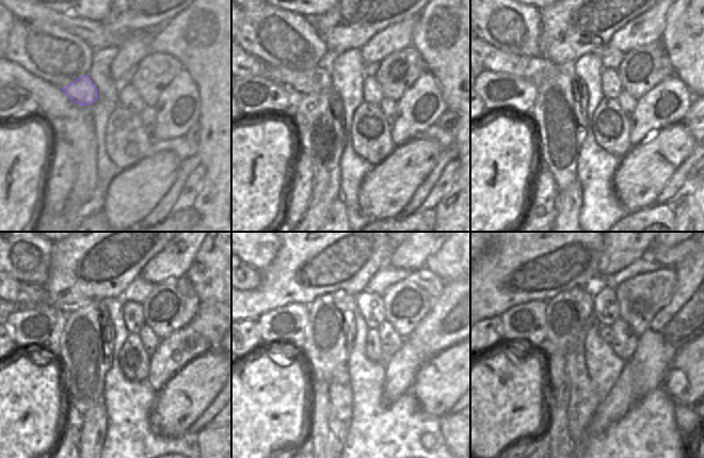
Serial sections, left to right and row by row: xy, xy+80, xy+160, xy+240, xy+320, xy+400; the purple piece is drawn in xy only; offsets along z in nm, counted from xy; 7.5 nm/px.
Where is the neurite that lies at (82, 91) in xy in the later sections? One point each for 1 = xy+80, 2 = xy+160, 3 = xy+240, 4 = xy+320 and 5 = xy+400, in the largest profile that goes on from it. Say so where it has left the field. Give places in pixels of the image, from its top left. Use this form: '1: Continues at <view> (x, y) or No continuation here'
1: Continues at xy+80 (310, 81)
2: Continues at xy+160 (539, 68)
3: Continues at xy+240 (25, 295)
4: Continues at xy+320 (253, 278)
5: No continuation here

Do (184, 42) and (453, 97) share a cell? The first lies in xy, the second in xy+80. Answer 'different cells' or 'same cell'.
same cell

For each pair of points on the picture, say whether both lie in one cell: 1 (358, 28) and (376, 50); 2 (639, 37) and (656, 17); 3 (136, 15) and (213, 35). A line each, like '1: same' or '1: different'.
1: different
2: same
3: different

